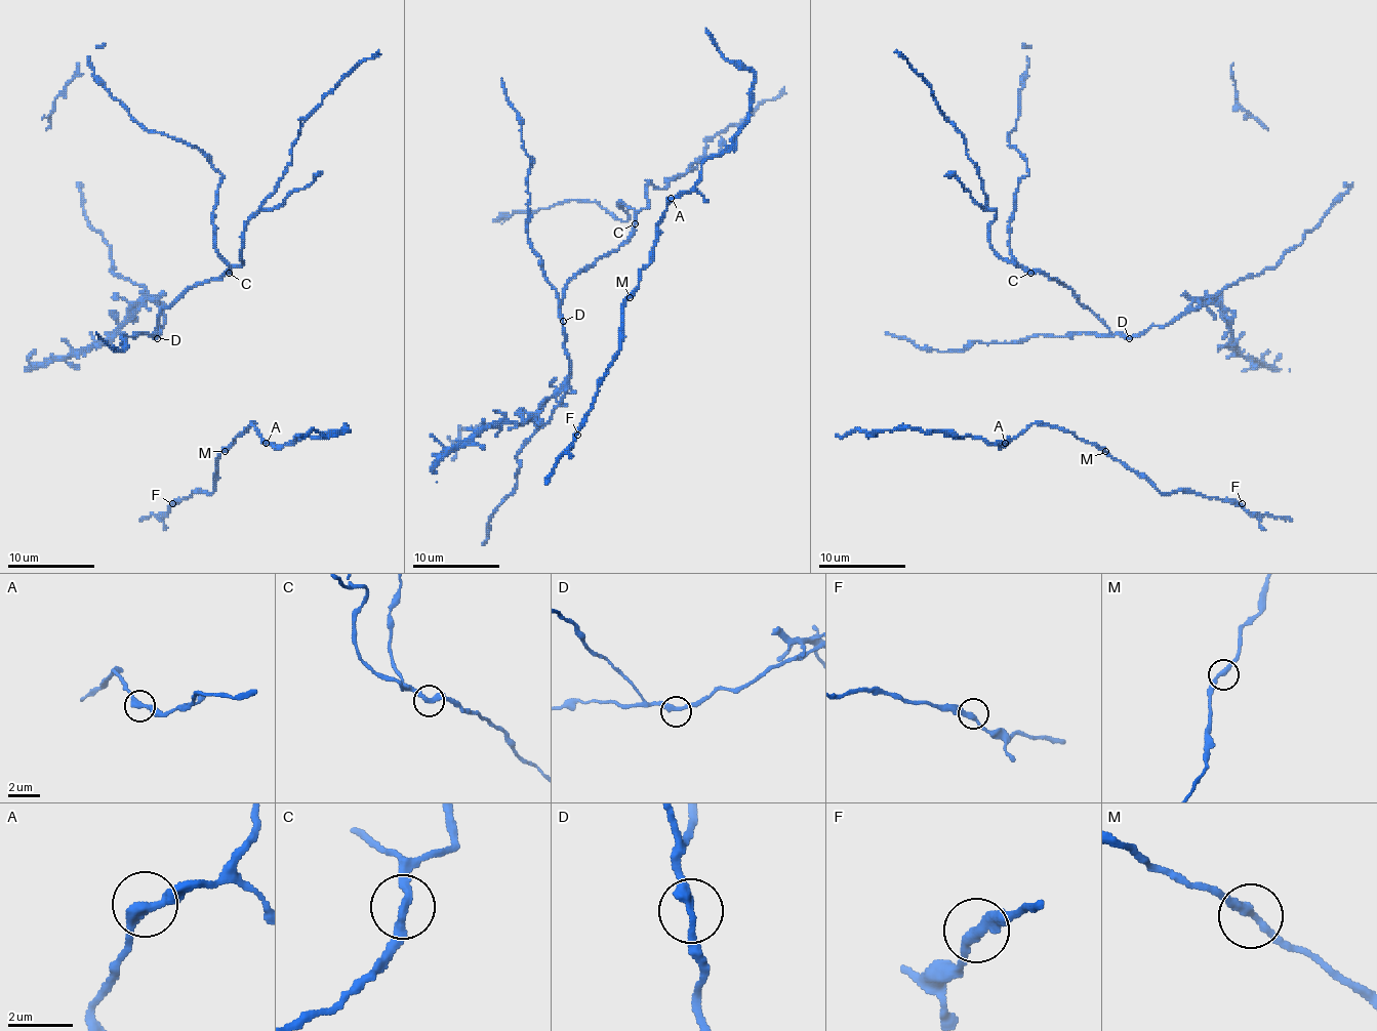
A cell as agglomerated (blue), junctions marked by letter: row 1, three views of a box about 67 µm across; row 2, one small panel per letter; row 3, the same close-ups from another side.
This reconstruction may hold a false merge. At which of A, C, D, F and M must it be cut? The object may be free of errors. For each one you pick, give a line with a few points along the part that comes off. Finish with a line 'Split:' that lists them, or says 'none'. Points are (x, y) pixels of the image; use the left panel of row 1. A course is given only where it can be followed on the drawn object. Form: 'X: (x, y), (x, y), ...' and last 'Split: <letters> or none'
Split: none

